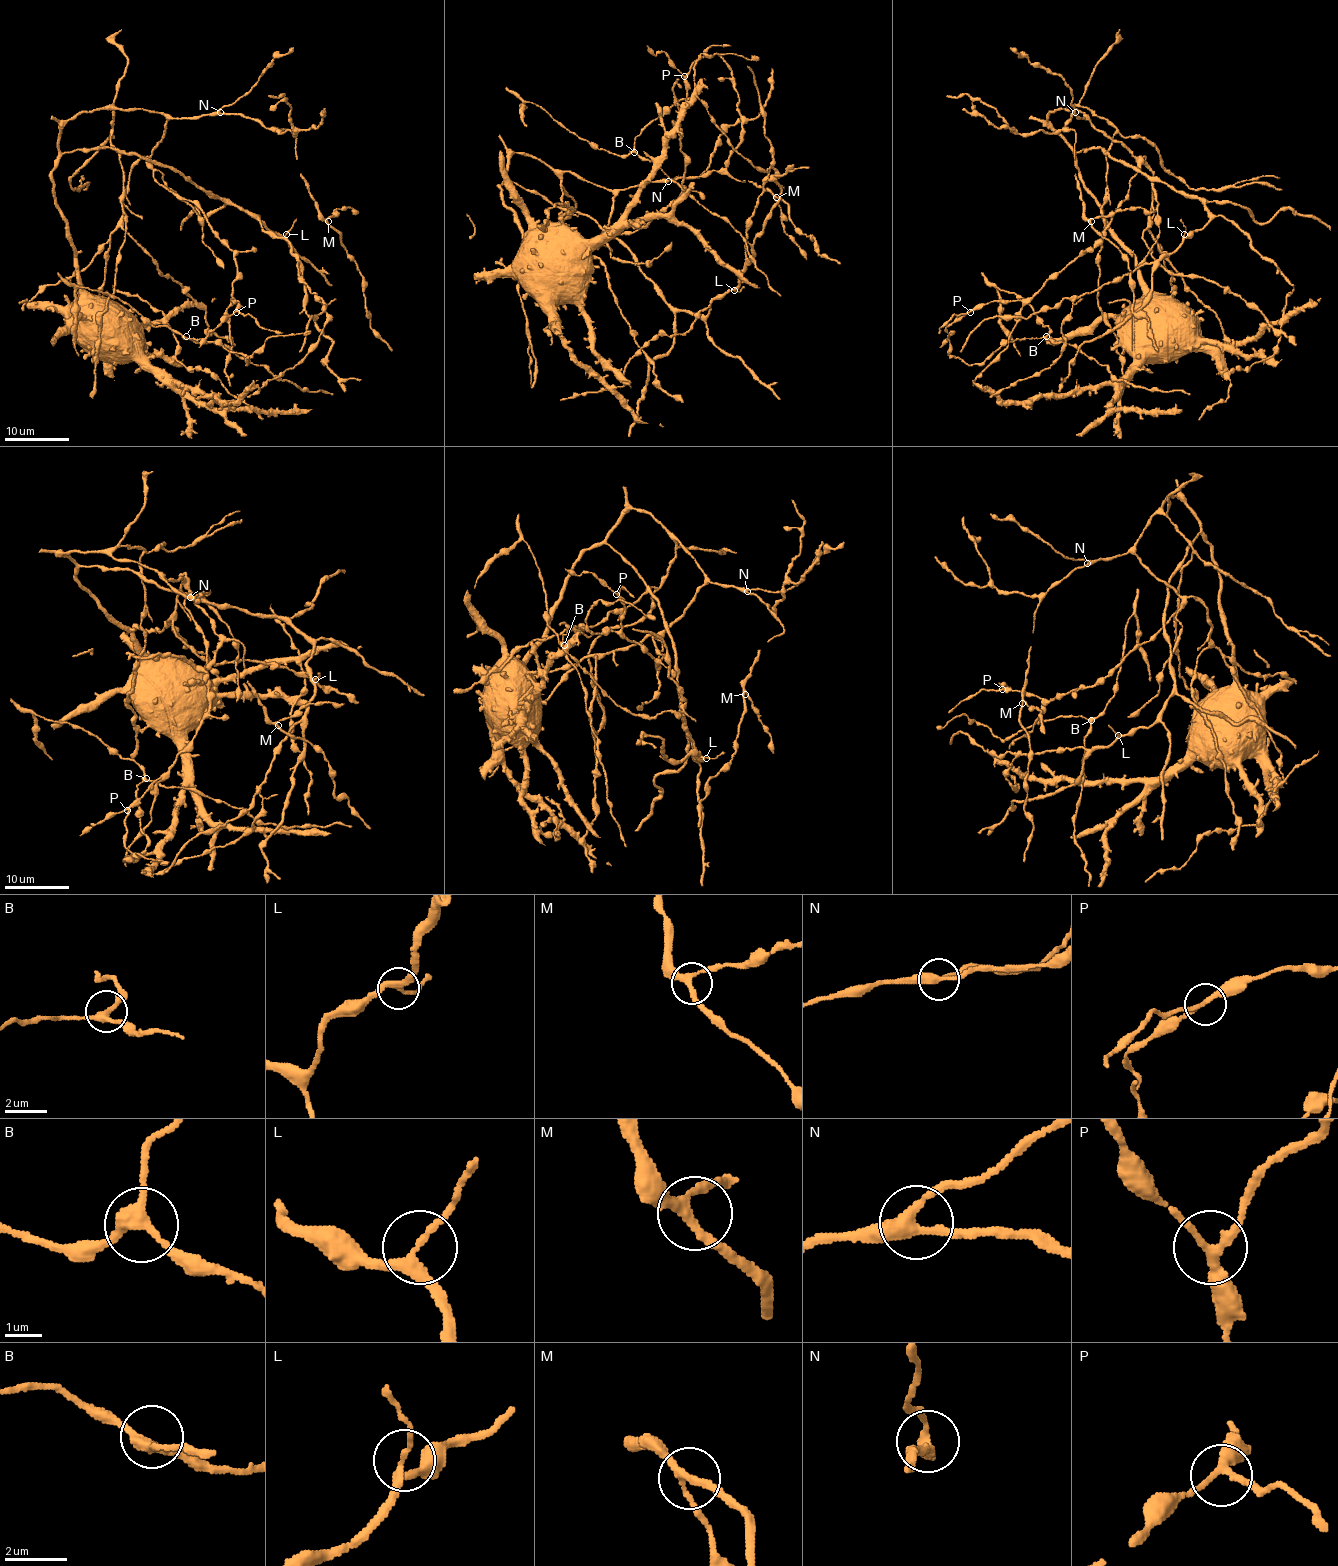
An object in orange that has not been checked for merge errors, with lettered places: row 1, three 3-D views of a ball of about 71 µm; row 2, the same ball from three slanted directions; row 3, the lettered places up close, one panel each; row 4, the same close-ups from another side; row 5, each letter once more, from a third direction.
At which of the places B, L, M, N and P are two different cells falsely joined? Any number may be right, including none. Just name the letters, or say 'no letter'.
no letter

